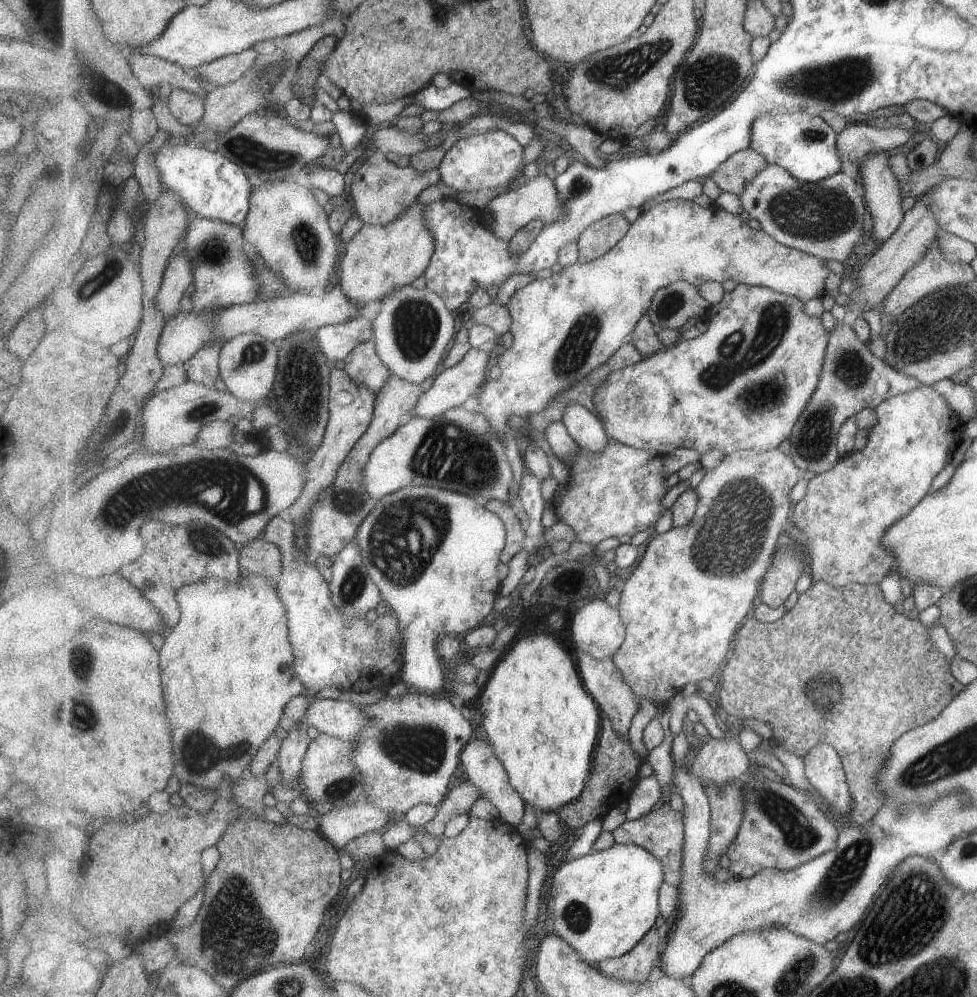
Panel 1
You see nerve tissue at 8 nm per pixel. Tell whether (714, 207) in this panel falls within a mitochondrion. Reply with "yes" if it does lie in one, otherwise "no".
no

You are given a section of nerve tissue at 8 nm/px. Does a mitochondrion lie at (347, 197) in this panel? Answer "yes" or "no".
no

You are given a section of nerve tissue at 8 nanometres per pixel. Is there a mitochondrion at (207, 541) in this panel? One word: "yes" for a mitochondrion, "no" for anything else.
yes

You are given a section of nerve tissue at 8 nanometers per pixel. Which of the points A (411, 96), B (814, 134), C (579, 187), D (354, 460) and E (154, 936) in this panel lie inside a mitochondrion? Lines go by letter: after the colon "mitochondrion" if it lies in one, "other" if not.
A: other
B: mitochondrion
C: mitochondrion
D: other
E: other

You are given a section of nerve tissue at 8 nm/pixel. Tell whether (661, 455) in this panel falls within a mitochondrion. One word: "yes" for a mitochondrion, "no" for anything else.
no

